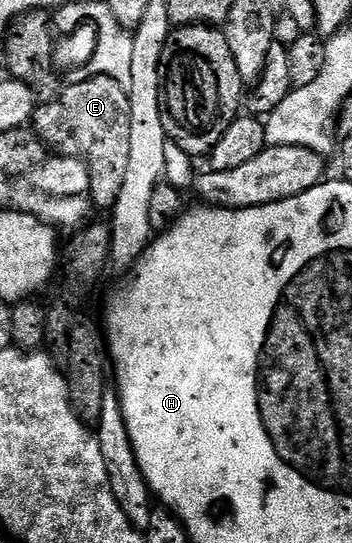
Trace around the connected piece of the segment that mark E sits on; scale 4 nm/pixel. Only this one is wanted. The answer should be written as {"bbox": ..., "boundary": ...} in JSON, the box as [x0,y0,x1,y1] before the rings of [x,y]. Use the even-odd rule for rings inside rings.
{"bbox":[34,76,130,210],"boundary":[[[91,76],[82,82],[72,82],[65,87],[56,100],[43,105],[44,120],[37,119],[34,130],[49,145],[53,153],[70,158],[80,159],[89,168],[90,199],[97,209],[111,210],[118,202],[118,194],[122,194],[122,182],[126,179],[126,169],[130,158],[130,102],[128,89],[123,88],[106,76]]]}

